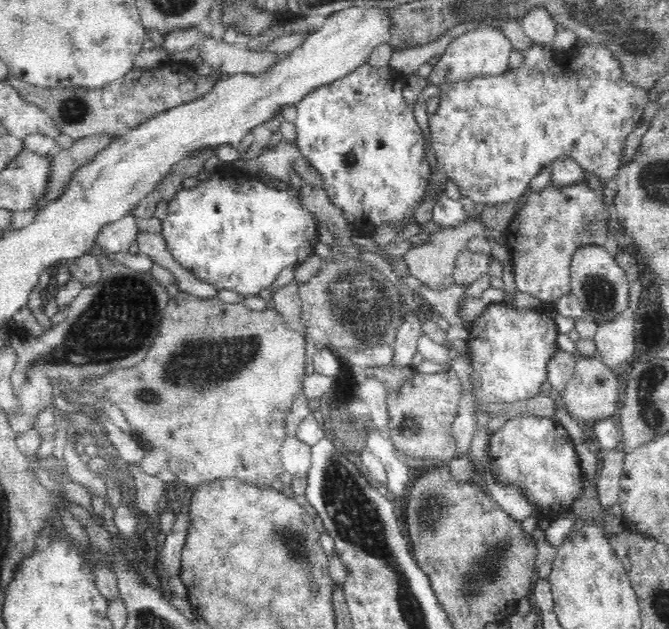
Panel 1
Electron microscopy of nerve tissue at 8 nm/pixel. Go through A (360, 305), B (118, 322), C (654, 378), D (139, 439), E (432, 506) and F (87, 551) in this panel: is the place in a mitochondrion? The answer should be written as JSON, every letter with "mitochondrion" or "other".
{"A":"mitochondrion","B":"mitochondrion","C":"mitochondrion","D":"other","E":"mitochondrion","F":"other"}

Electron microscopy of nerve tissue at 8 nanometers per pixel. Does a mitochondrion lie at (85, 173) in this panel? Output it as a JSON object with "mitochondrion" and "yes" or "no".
{"mitochondrion":"no"}

